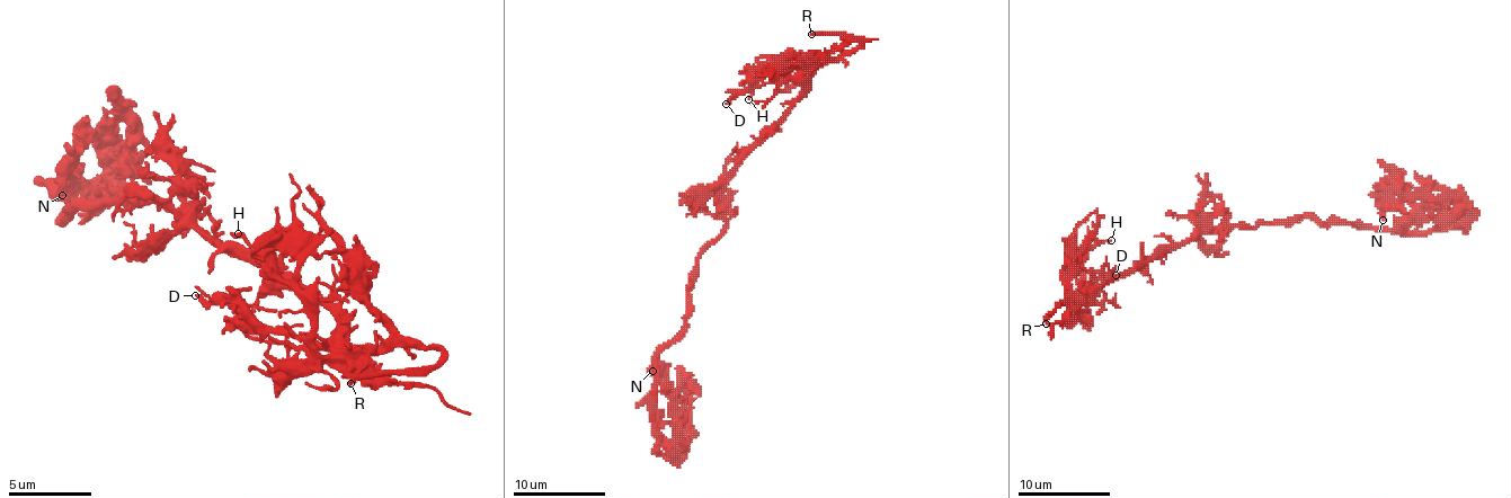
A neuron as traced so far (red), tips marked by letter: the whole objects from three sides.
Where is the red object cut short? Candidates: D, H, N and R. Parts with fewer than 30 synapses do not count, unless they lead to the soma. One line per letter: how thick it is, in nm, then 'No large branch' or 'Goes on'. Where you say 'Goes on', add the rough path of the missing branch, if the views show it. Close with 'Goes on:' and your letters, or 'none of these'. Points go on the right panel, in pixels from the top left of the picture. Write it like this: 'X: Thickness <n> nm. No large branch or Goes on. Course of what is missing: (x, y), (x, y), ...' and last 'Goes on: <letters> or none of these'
D: Thickness 220 nm. No large branch
H: Thickness 180 nm. No large branch
N: Thickness 280 nm. No large branch
R: Thickness 280 nm. Goes on. Course of what is missing: (1046, 323), (1051, 288), (1067, 275), (1083, 275), (1104, 286), (1054, 245), (1030, 240), (1016, 222)
Goes on: R

